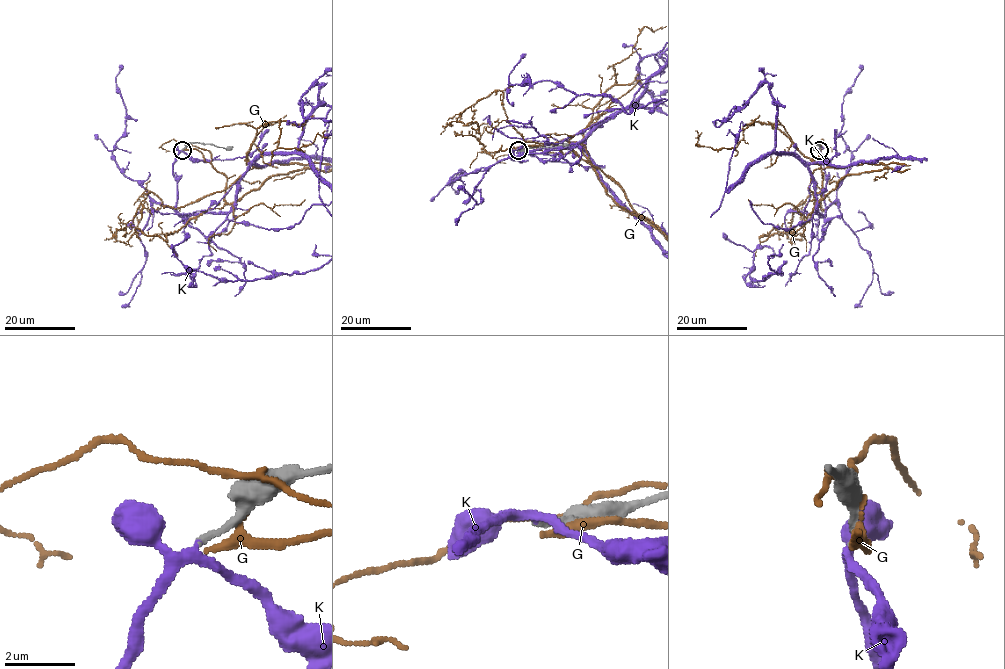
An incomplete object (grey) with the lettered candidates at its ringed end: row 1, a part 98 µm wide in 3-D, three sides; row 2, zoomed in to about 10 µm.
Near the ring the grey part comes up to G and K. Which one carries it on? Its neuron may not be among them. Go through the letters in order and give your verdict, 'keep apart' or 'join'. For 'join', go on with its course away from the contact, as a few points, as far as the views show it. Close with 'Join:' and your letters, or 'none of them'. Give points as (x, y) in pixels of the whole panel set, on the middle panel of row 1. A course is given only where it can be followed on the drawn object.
G: keep apart
K: join
Join: K

